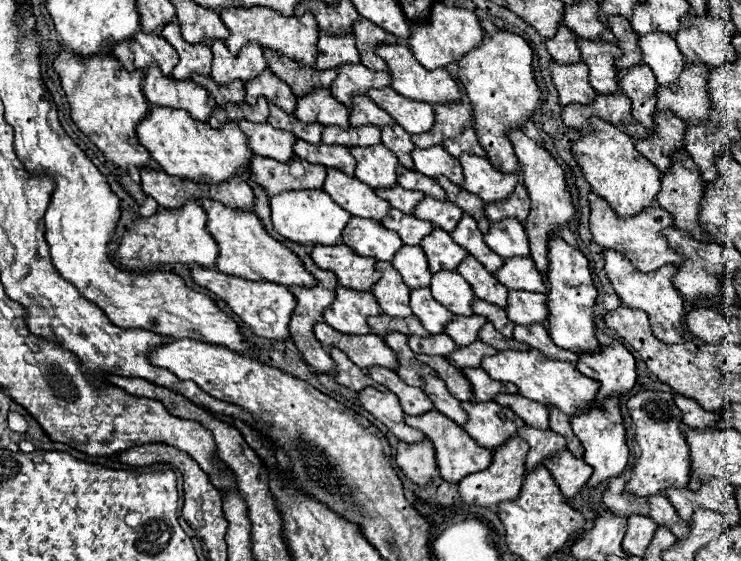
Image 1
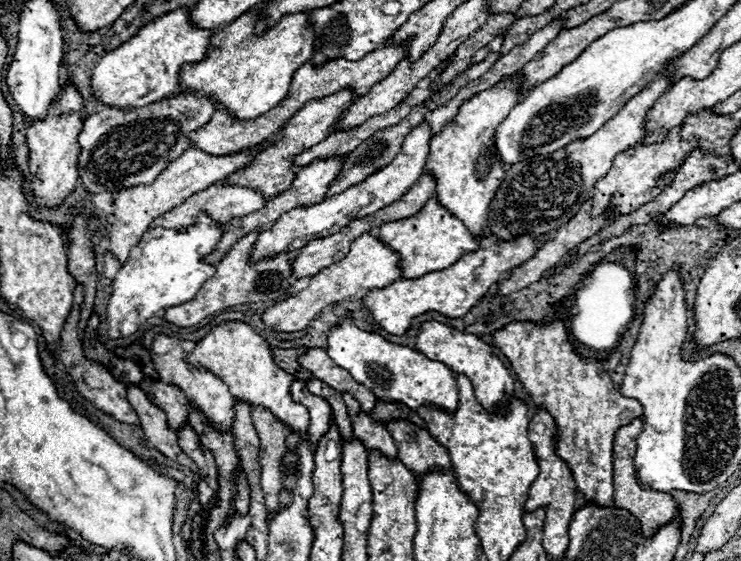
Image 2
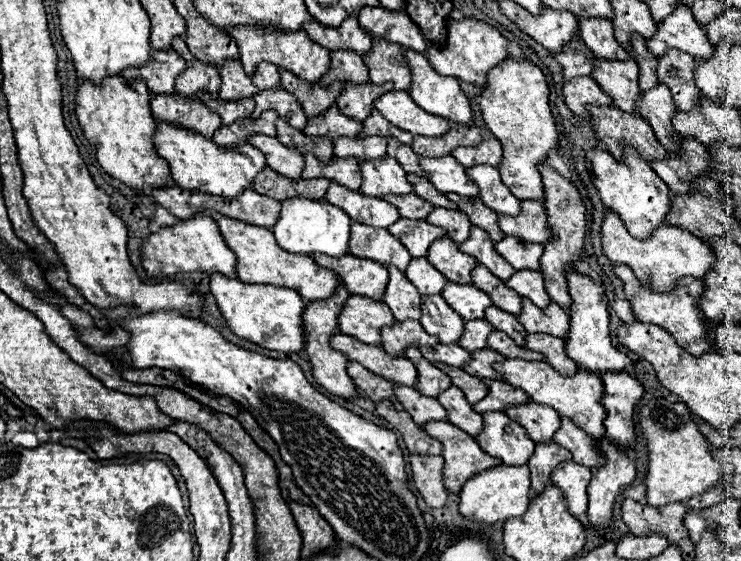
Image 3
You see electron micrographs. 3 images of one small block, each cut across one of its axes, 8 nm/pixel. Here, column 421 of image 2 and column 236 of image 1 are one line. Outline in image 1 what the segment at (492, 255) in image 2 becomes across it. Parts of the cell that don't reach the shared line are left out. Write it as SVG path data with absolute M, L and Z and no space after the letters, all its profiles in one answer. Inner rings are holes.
M192 266L192 278L196 284L212 290L214 294L218 294L230 308L234 308L234 314L256 334L268 340L288 340L290 332L288 332L288 322L294 314L296 308L296 298L294 294L286 288L286 286L272 286L272 282L248 282L244 278L228 278L226 274L220 274L218 270L204 270L202 266Z

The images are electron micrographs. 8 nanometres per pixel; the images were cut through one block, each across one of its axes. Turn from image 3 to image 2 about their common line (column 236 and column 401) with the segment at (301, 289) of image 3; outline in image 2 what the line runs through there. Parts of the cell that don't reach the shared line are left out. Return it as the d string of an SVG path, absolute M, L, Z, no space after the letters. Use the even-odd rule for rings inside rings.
M430 198L418 214L414 214L406 220L382 224L378 228L378 238L386 246L390 246L392 250L396 250L400 254L400 258L402 258L400 260L402 278L408 278L408 280L420 278L428 272L444 270L444 268L452 266L466 252L474 252L482 246L482 240L474 238L468 232L468 228L456 216L452 216L446 208L442 208L438 204L436 198Z

